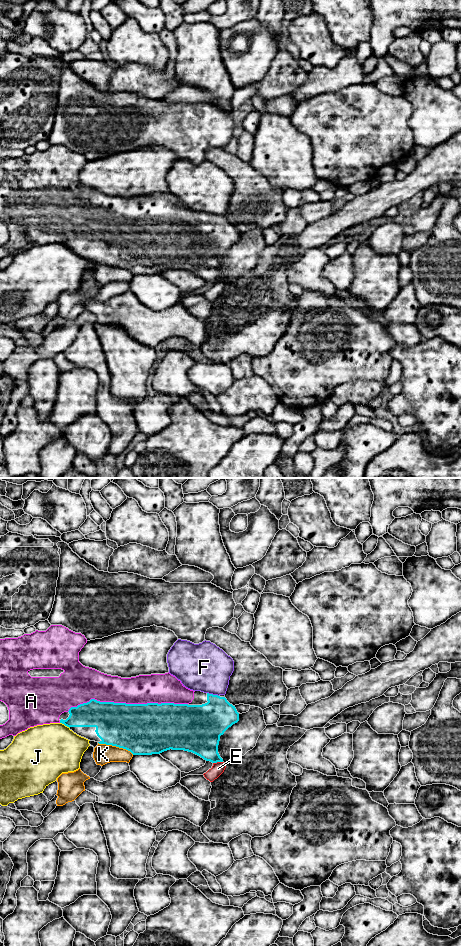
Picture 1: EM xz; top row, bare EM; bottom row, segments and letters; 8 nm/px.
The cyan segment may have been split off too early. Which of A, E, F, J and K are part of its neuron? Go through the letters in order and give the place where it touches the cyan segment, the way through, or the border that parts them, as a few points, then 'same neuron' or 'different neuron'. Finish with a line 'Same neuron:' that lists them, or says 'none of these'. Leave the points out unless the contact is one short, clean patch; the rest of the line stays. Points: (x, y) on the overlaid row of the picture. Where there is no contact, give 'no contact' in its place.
A: xz (127, 704) | same neuron
E: xz (217, 761) | along xz (222, 761), (213, 763) | different neuron
F: xz (213, 695) | different neuron
J: xz (65, 725) | different neuron
K: xz (116, 746) | different neuron
Same neuron: A

